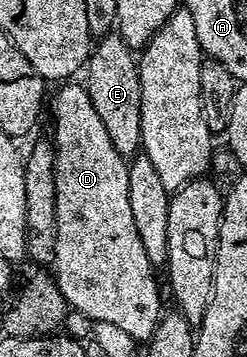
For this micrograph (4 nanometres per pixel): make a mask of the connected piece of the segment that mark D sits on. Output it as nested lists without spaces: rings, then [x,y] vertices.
[[[70,81],[54,95],[54,135],[56,148],[56,217],[58,218],[58,258],[56,278],[60,293],[73,310],[98,322],[108,322],[124,329],[137,341],[149,341],[163,314],[162,295],[158,292],[156,269],[144,253],[136,221],[132,221],[132,205],[128,201],[127,160],[116,153],[115,146],[104,130],[85,86]]]

